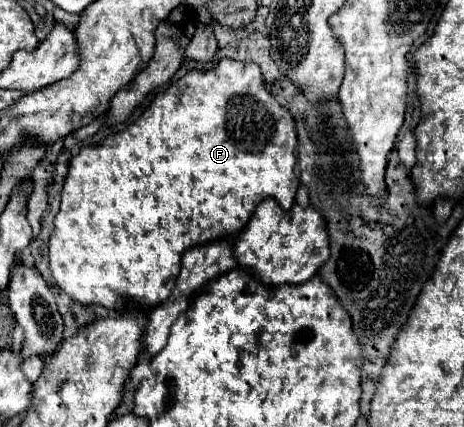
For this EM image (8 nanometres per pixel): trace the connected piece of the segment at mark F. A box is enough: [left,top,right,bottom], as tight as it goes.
[49,59,301,311]

